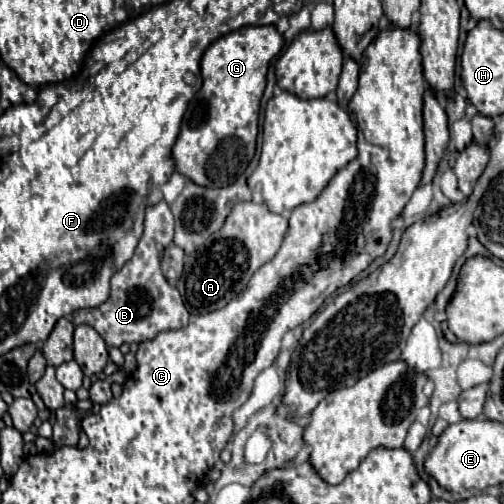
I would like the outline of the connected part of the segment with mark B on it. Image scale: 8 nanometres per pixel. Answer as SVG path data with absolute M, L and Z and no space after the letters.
M165 201L153 205L145 213L145 231L135 249L135 255L111 277L111 295L105 303L93 309L81 309L73 313L73 323L91 325L109 347L121 347L123 343L143 343L155 339L157 333L169 329L181 329L187 325L187 309L179 291L171 287L161 271L161 257L167 245L173 243L173 215Z

